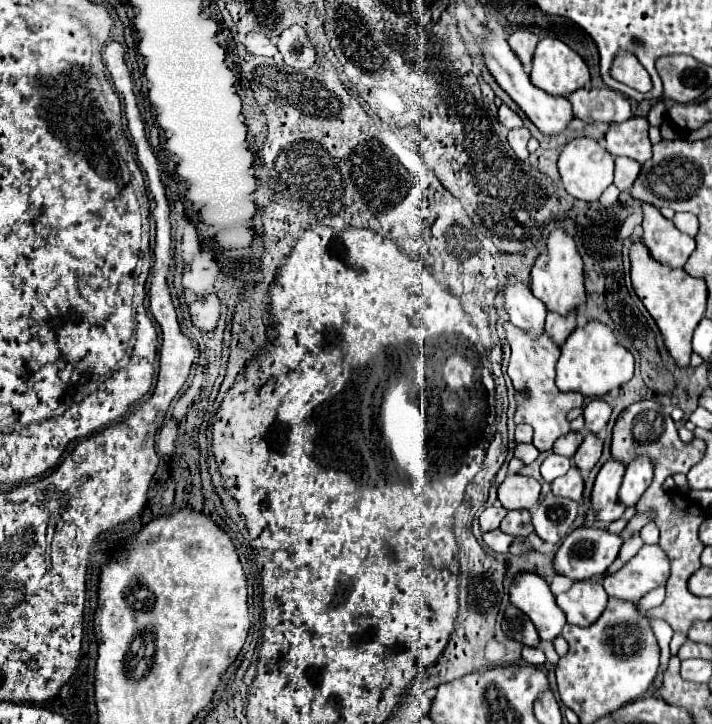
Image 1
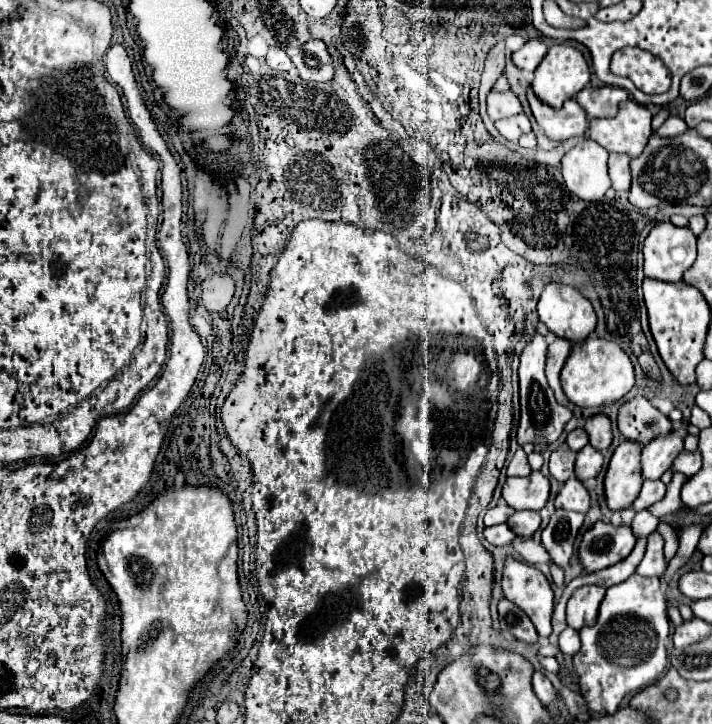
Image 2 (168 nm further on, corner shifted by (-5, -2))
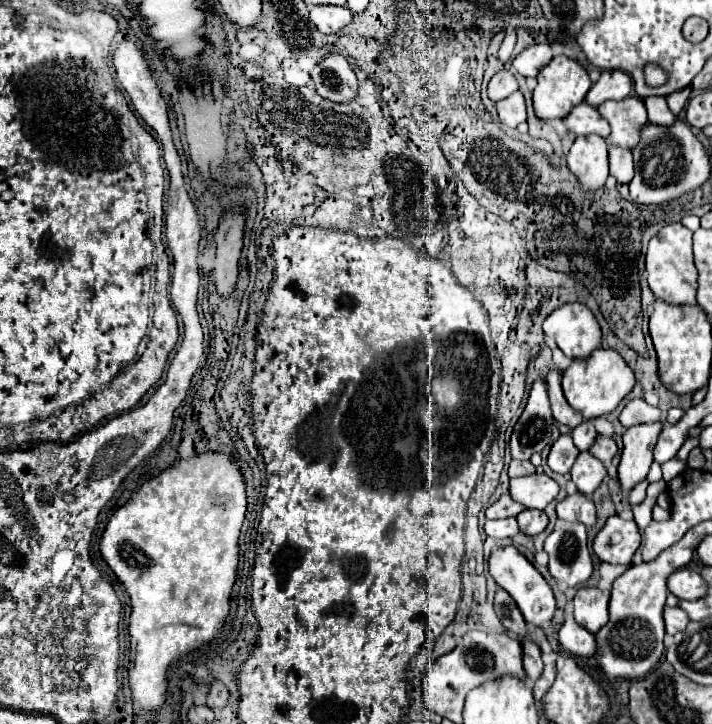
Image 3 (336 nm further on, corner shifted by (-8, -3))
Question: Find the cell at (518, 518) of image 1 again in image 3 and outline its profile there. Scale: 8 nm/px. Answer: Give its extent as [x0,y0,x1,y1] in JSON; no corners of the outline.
[517,510,549,536]

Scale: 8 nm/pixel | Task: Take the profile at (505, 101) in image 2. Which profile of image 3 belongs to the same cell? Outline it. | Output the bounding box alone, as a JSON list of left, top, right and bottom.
[487,68,519,102]

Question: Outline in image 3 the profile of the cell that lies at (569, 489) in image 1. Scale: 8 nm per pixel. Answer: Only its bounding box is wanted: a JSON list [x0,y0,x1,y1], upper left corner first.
[557,492,597,528]

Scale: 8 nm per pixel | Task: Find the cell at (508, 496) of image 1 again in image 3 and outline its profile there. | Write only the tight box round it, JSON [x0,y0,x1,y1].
[509,474,559,510]

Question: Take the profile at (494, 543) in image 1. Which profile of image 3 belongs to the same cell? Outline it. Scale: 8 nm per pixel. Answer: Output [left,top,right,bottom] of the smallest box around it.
[485,518,519,538]

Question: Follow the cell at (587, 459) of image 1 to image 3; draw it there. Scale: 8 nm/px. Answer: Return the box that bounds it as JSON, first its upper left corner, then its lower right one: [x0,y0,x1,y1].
[571,452,605,496]

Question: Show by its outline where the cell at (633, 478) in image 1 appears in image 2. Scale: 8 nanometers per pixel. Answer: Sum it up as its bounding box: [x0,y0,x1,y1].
[642,425,686,479]

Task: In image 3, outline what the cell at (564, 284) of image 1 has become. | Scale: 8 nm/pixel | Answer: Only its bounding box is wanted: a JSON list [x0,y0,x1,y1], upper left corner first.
[543,302,601,360]

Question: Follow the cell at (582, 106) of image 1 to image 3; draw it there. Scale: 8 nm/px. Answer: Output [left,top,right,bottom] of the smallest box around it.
[585,72,633,106]

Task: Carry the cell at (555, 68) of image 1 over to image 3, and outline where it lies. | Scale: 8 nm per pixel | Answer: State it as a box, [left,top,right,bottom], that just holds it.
[533,56,591,120]

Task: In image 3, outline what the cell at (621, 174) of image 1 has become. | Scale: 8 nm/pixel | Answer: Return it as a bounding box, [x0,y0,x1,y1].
[609,146,633,184]

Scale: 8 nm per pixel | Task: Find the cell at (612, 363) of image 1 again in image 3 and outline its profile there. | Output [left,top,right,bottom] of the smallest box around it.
[563,348,635,420]

